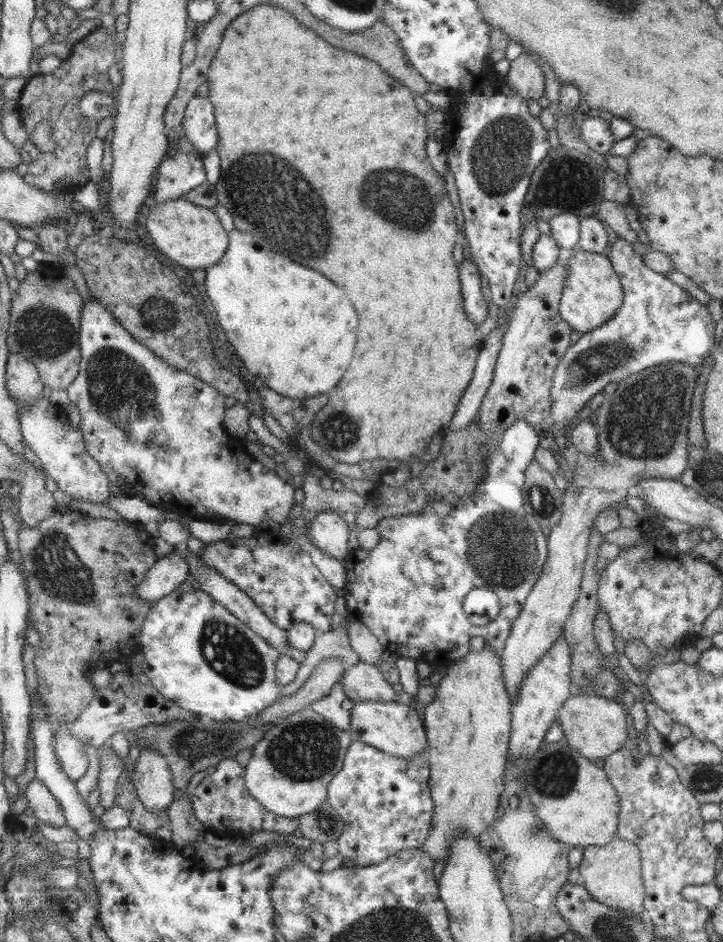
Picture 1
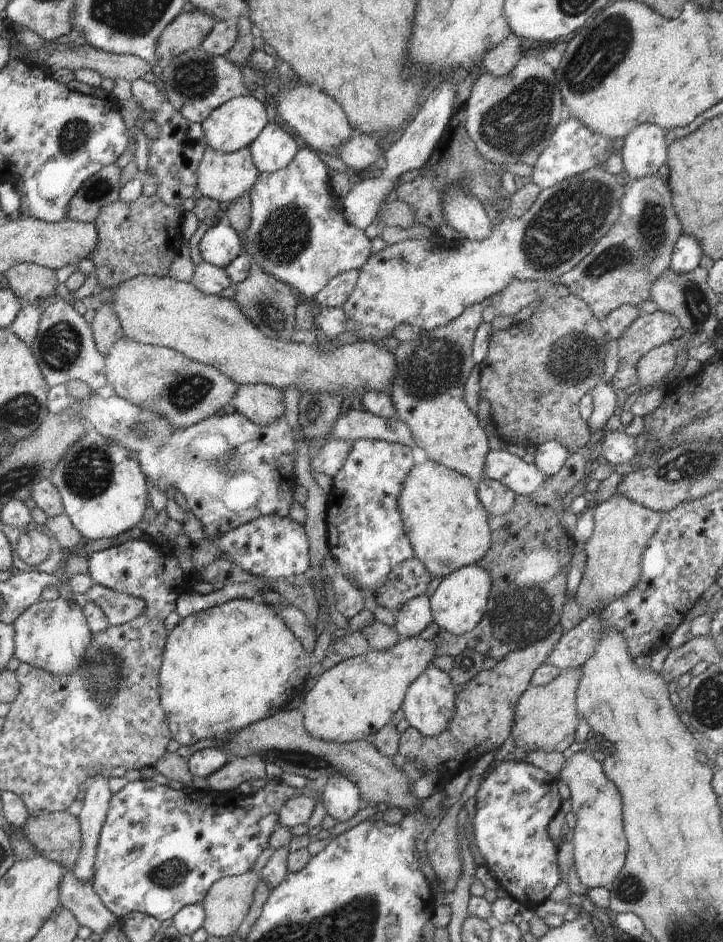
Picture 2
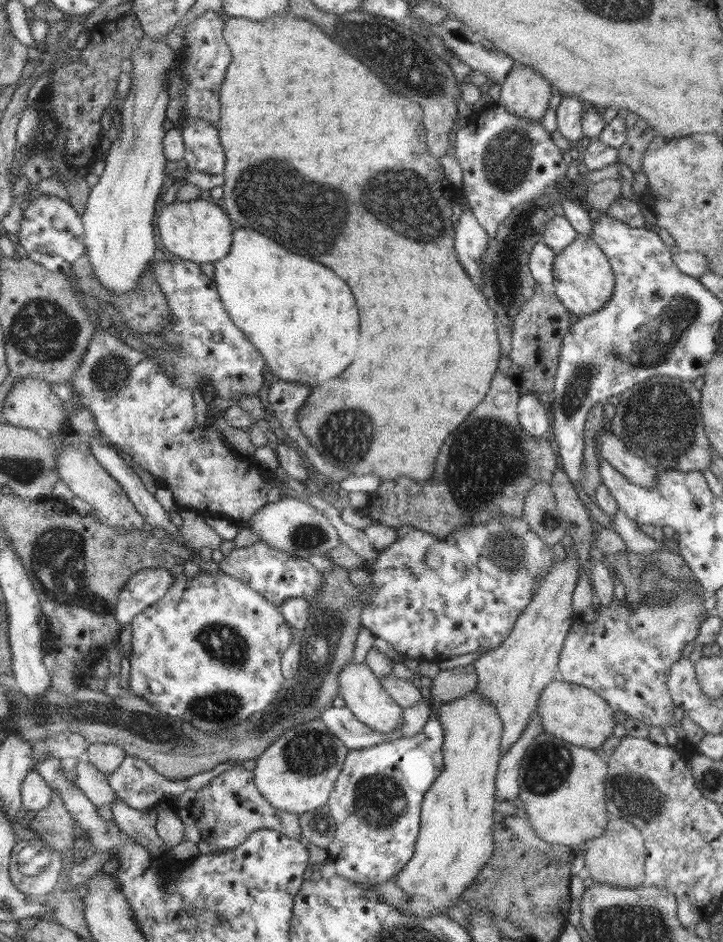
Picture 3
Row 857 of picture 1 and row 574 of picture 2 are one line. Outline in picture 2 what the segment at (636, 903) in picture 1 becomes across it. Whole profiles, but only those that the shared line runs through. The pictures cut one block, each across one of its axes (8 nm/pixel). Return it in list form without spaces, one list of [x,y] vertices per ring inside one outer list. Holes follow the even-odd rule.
[[[612,495],[602,504],[594,504],[594,529],[590,538],[585,542],[586,565],[579,587],[576,592],[576,598],[580,598],[580,604],[585,607],[589,615],[593,615],[597,610],[602,610],[607,604],[626,596],[634,586],[638,584],[641,573],[642,553],[646,548],[646,544],[662,522],[664,511],[653,511],[644,508],[638,502],[628,500],[626,496]]]

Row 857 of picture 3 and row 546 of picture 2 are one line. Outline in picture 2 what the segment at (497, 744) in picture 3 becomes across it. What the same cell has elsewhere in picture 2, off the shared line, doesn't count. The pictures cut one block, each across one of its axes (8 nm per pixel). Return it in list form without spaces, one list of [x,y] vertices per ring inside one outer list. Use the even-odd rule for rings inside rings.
[[[430,460],[415,465],[397,504],[415,558],[433,579],[477,564],[491,548],[489,513],[477,498],[475,483],[454,470]]]

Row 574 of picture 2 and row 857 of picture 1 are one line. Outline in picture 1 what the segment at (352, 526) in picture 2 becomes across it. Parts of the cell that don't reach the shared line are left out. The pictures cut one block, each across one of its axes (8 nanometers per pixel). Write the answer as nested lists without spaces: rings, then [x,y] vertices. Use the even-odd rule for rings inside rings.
[[[360,740],[351,741],[342,768],[332,777],[327,788],[327,801],[342,817],[344,826],[336,839],[338,856],[367,867],[384,862],[403,850],[420,849],[433,827],[434,801],[429,787],[430,763],[426,751],[412,758],[400,758],[382,752]]]

